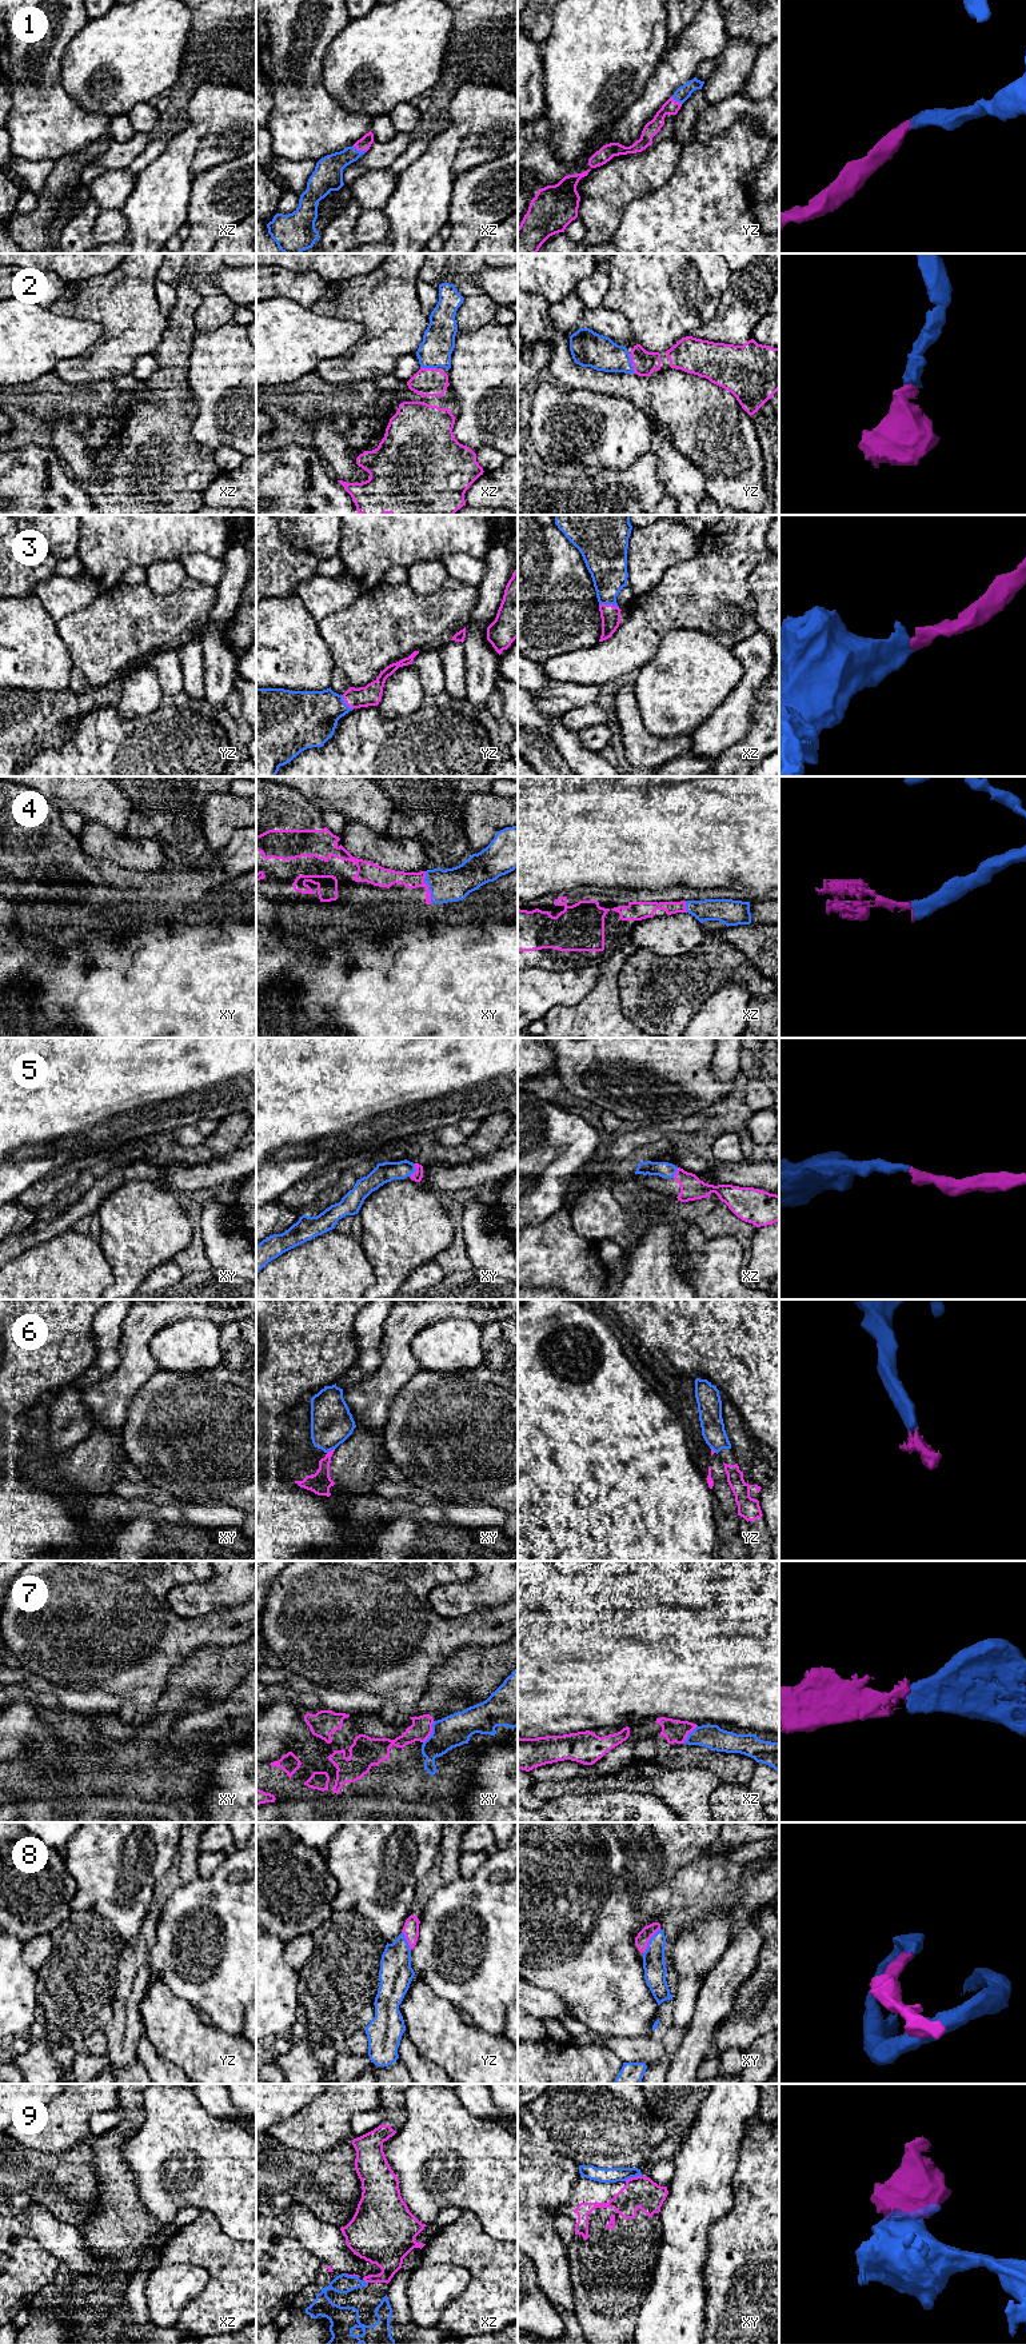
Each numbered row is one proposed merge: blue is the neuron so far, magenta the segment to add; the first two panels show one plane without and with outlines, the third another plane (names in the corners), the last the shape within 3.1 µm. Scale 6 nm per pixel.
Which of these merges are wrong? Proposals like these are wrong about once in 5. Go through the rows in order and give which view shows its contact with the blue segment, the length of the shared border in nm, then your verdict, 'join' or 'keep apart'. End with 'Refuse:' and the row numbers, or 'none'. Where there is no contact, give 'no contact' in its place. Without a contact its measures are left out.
1: contact in xz; length 90 nm; join
2: contact in yz; length 120 nm; join
3: contact in xz; length 120 nm; join
4: contact in xy; length 200 nm; join
5: contact in xy; length 90 nm; join
6: contact in xy; length 60 nm; join
7: contact in xy; length 150 nm; join
8: contact in xy; length 190 nm; join
9: contact in xy; length 110 nm; keep apart
Refuse: 9

